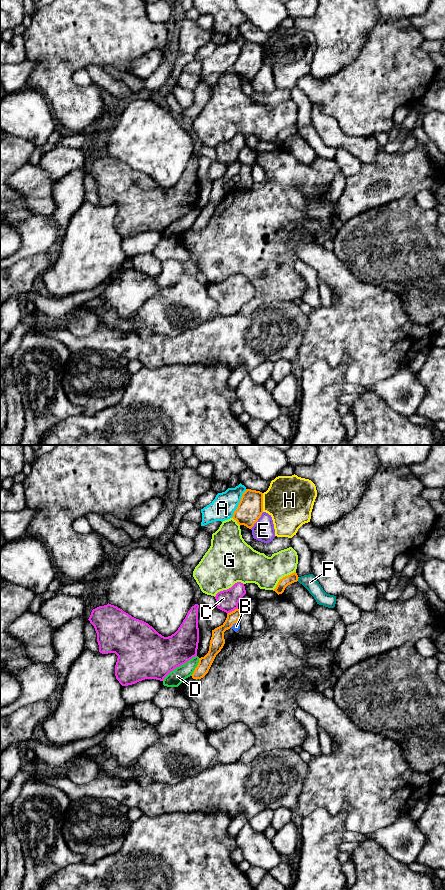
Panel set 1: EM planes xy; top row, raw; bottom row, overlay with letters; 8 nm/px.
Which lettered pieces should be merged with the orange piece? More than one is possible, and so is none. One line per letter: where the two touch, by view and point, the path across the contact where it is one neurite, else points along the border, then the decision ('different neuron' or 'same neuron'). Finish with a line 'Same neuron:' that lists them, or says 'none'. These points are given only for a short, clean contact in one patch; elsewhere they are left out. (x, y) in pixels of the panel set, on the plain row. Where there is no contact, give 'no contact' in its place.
A: xy (239, 55) | different neuron
B: xy (234, 175) | different neuron
C: xy (232, 163) | different neuron
D: xy (196, 219) | along xy (199, 210), (197, 218), (190, 227) | different neuron
E: xy (257, 72) | different neuron
F: xy (297, 131) | along xy (299, 129), (297, 132) | different neuron
G: xy (283, 129) | different neuron
H: xy (262, 54) | different neuron
Same neuron: none

